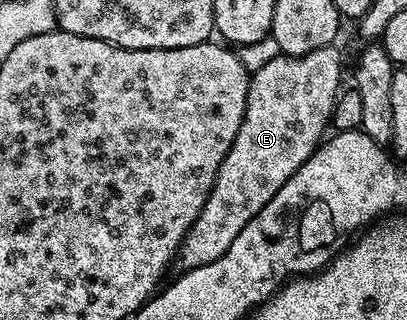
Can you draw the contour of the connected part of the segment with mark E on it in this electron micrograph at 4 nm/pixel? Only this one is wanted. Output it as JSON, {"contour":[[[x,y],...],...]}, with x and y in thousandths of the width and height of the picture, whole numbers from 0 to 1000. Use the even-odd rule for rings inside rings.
{"contour":[[[808,141],[749,172],[678,166],[631,222],[617,225],[609,250],[609,300],[600,344],[600,388],[585,403],[565,466],[550,481],[545,516],[526,553],[526,578],[506,616],[506,641],[486,666],[477,703],[442,756],[440,831],[455,847],[536,816],[565,778],[575,741],[604,716],[604,703],[703,578],[703,566],[776,475],[799,431],[796,394],[806,397],[823,341],[826,313],[840,284],[835,266],[835,172],[823,144]]]}

